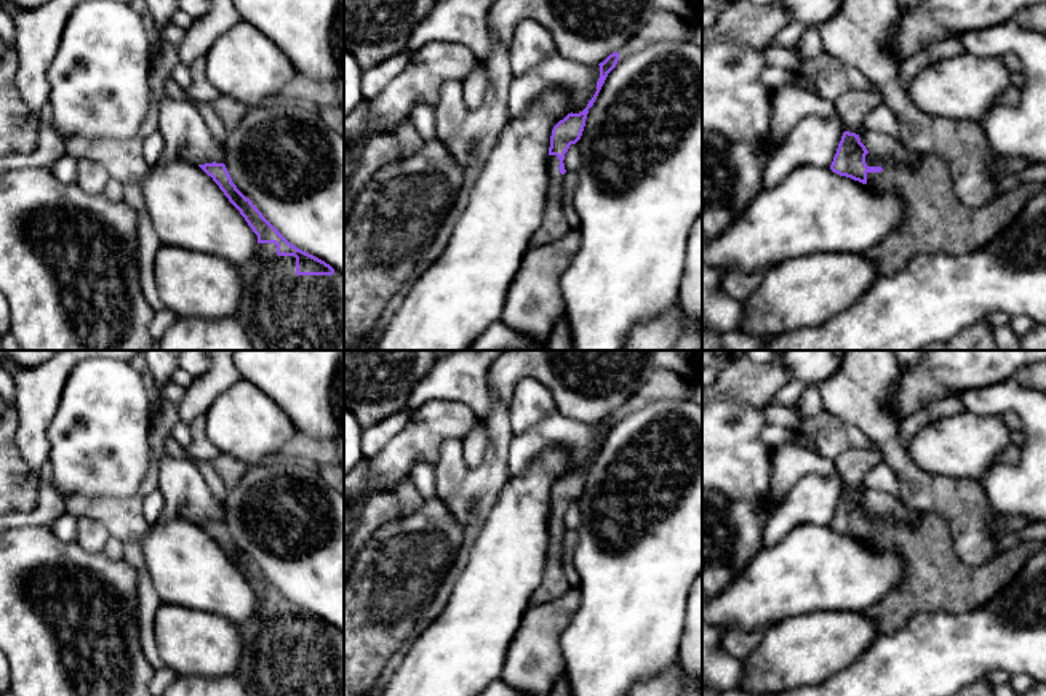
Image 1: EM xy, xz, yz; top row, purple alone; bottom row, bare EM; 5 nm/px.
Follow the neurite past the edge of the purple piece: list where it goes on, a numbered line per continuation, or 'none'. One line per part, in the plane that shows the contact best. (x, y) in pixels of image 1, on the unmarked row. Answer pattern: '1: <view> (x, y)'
1: xy (277, 661)

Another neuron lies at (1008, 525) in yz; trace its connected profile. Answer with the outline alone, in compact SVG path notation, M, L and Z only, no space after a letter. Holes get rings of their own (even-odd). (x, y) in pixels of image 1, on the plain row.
M1003 517L1000 518L1000 534L1003 538L1006 534L1022 531L1032 523L1033 523L1032 520L1022 517Z

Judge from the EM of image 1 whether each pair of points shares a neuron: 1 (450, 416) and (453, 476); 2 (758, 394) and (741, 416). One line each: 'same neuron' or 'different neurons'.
1: different neurons
2: different neurons

